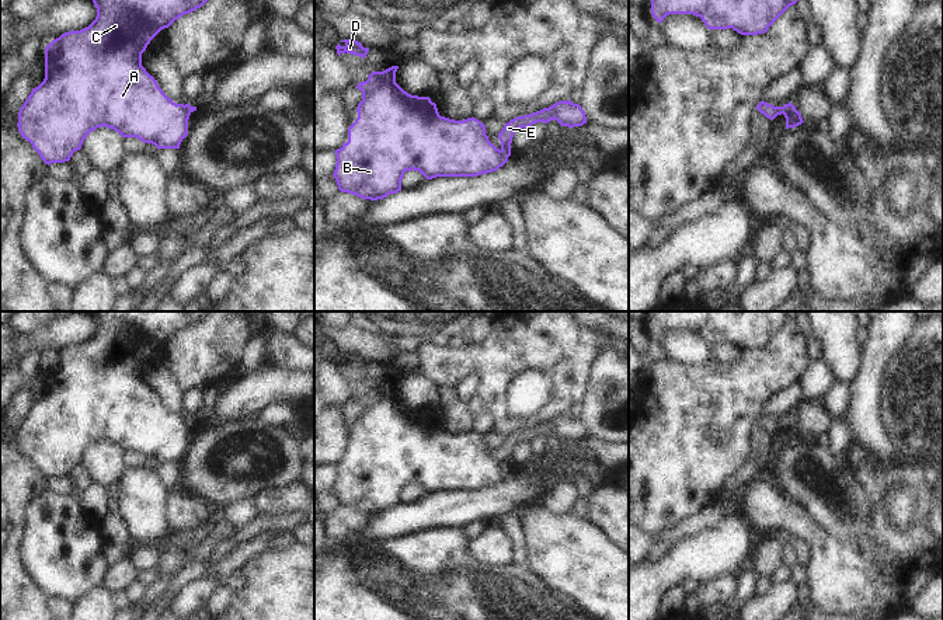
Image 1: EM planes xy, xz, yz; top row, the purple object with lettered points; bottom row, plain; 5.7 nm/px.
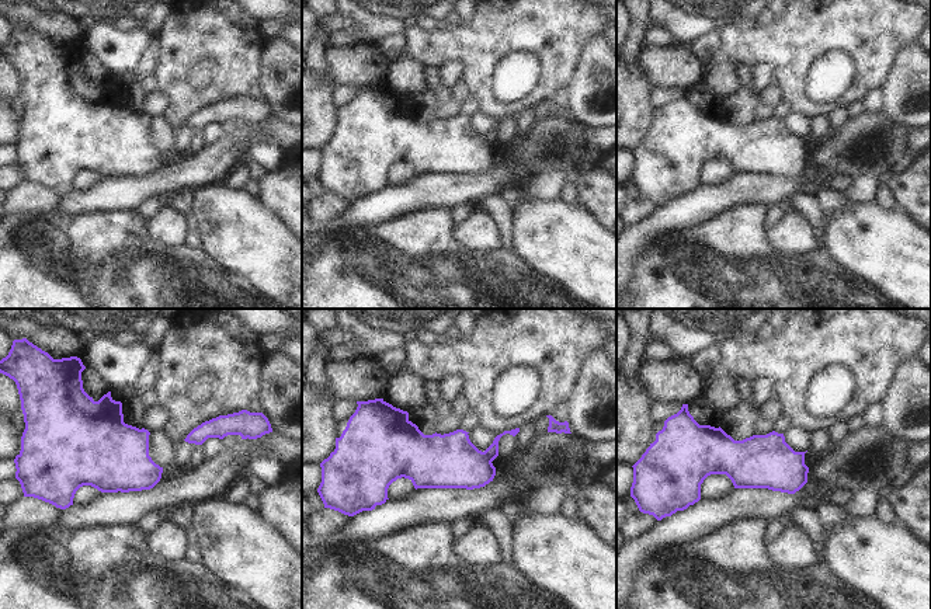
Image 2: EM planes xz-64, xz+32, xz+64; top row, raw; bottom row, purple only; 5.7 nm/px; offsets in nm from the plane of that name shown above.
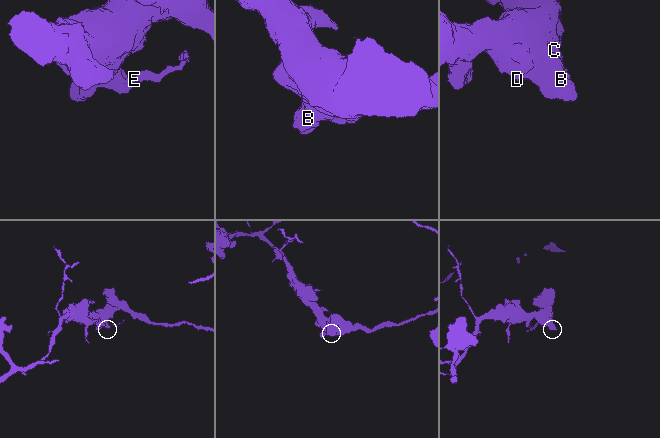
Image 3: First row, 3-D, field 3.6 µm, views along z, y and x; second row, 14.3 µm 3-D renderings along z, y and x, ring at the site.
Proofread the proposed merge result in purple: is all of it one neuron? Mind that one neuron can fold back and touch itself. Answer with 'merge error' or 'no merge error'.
merge error

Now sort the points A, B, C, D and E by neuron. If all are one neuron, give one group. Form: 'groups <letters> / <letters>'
groups A B C D / E

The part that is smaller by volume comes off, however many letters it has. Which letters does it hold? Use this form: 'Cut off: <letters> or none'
Cut off: E

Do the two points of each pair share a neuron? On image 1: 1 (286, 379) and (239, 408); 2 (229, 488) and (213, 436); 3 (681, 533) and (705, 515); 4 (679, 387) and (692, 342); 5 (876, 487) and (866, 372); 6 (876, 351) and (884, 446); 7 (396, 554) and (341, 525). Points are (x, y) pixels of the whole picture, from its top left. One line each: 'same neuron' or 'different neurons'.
1: same neuron
2: same neuron
3: same neuron
4: different neurons
5: different neurons
6: same neuron
7: different neurons

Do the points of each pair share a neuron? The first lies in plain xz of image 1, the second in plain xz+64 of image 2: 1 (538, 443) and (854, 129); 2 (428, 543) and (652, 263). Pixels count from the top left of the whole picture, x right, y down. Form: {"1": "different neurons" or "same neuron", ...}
{"1": "different neurons", "2": "same neuron"}

